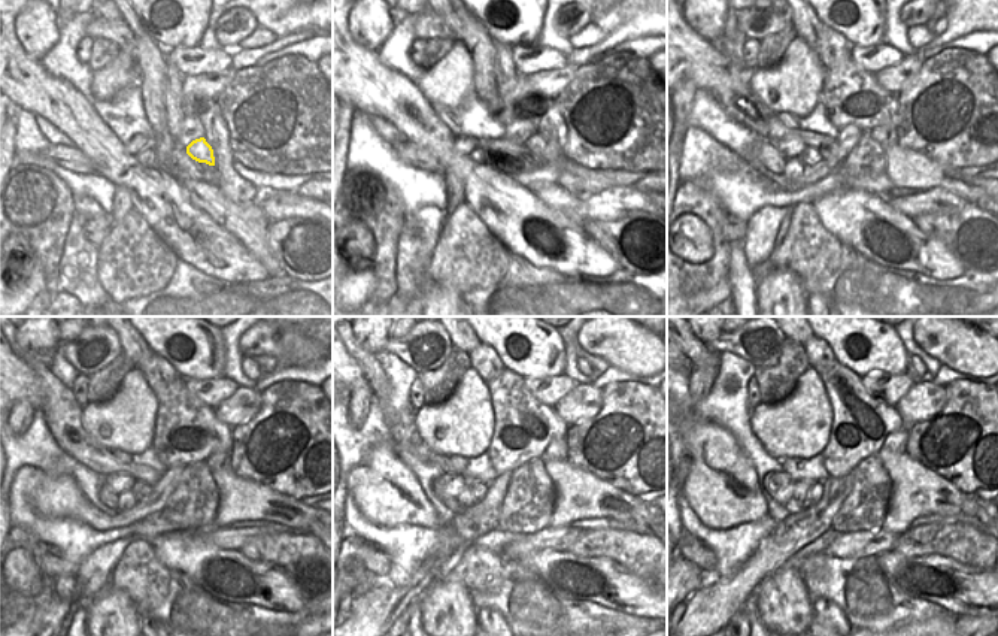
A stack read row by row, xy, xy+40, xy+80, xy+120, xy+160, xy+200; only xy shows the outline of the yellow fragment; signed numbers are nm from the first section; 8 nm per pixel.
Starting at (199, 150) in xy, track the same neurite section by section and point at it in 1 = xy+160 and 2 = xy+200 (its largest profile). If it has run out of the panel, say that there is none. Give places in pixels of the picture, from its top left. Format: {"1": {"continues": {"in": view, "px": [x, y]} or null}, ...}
{"1": {"continues": {"in": "xy+160", "px": [557, 450]}}, "2": {"continues": {"in": "xy+200", "px": [895, 442]}}}

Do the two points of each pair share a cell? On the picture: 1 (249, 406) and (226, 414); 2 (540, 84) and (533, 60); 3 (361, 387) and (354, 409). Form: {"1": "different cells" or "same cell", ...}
{"1": "same cell", "2": "different cells", "3": "same cell"}

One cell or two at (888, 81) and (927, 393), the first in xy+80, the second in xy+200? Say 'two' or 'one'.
one

